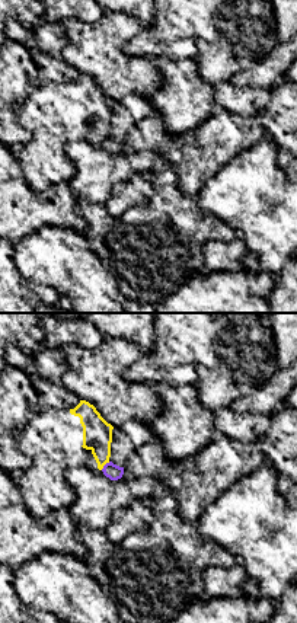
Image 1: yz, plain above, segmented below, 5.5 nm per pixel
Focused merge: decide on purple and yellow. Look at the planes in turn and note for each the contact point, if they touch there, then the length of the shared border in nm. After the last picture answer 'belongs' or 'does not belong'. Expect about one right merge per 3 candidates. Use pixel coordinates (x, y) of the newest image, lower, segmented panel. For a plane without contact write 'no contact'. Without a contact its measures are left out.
contact (105, 465); length 70 nm

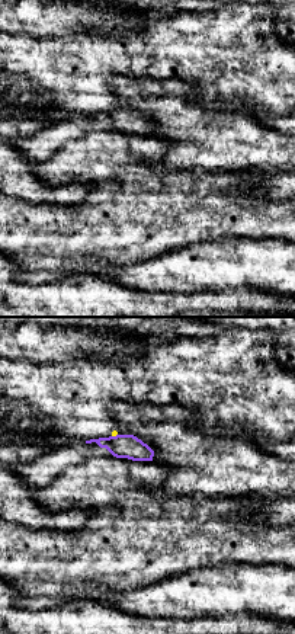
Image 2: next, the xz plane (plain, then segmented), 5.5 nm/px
contact (114, 436); length 40 nm

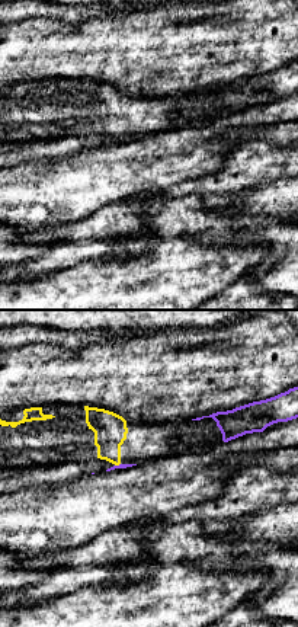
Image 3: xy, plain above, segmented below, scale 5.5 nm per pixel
contact (117, 466); length 40 nm

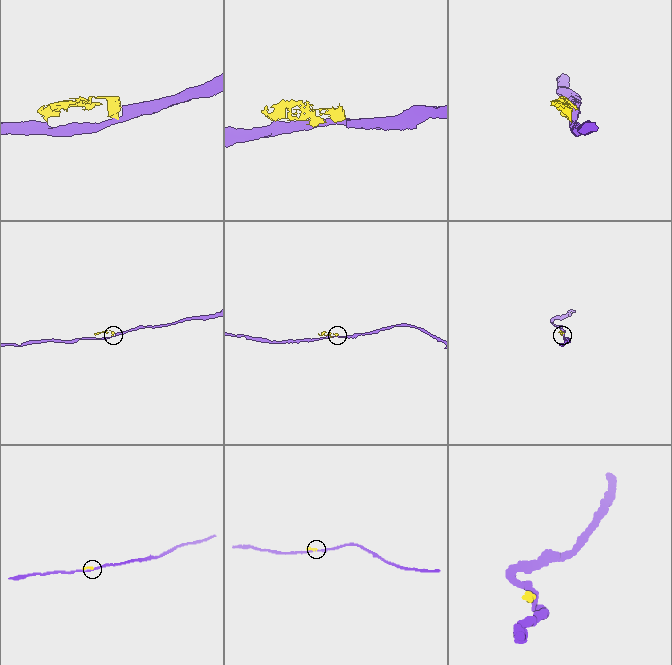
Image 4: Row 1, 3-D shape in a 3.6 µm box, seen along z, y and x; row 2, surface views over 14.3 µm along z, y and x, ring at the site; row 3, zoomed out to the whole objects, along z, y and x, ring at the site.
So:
does not belong

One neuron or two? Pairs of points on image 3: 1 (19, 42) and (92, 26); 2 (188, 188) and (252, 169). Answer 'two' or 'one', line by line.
1: one
2: one

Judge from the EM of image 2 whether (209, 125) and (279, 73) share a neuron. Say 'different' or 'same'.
different

